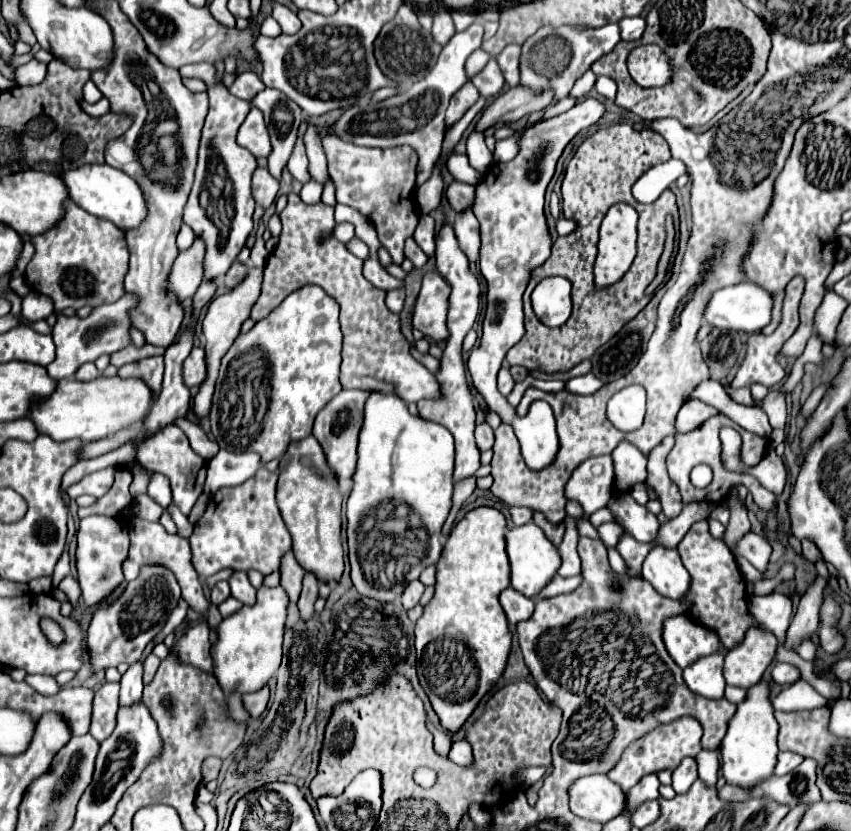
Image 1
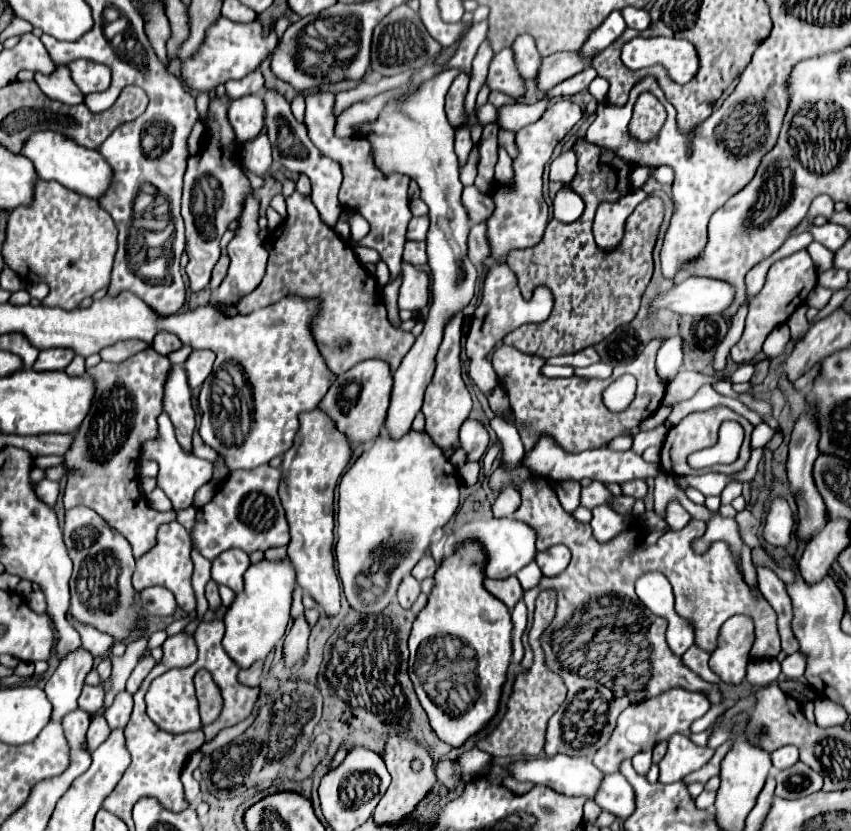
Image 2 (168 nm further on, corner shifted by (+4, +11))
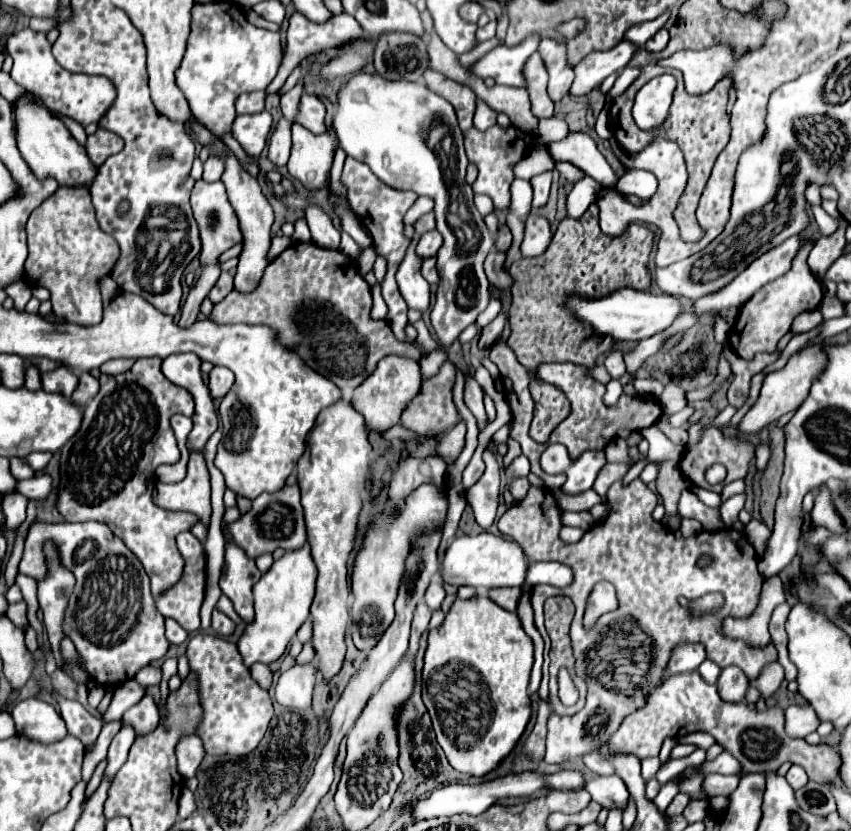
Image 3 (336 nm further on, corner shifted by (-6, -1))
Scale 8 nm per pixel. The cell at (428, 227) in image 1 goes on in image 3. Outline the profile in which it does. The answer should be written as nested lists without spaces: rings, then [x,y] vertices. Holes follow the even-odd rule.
[[[429,230],[429,232],[421,234],[421,238],[417,242],[416,254],[422,258],[435,256],[437,250],[441,248],[441,242],[443,242],[441,234],[437,230]]]

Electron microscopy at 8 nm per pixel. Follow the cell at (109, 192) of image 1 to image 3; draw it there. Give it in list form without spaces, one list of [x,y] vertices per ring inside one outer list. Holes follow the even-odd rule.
[[[31,94],[17,98],[13,104],[13,112],[17,114],[17,148],[27,162],[27,166],[33,170],[33,174],[39,180],[53,178],[59,186],[91,186],[97,176],[97,166],[87,156],[85,148],[77,144],[77,140],[71,136],[71,132],[65,128],[65,124],[59,118],[53,118],[45,108],[39,108]]]

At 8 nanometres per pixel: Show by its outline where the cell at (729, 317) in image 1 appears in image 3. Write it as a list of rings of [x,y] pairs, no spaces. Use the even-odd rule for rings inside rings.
[[[623,288],[617,290],[605,298],[599,300],[583,300],[577,296],[571,296],[569,300],[569,308],[587,324],[591,324],[595,328],[597,334],[601,336],[613,336],[617,340],[643,340],[649,338],[665,328],[669,328],[675,318],[685,312],[687,308],[683,306],[681,298],[671,296],[671,294],[651,294],[651,292],[639,292],[633,288]]]

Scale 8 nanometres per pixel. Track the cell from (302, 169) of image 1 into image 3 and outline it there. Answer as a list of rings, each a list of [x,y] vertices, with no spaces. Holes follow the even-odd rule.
[[[309,204],[305,208],[305,218],[311,230],[311,240],[321,246],[321,248],[339,248],[339,230],[333,226],[331,216],[319,206],[319,204]]]

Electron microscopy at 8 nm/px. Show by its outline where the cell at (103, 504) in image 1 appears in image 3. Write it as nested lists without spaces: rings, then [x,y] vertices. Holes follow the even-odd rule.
[[[139,358],[125,374],[101,374],[99,382],[101,388],[97,396],[85,406],[79,434],[75,434],[75,438],[71,438],[71,442],[61,450],[61,486],[57,506],[67,522],[105,522],[141,560],[151,580],[151,592],[159,594],[159,590],[173,586],[183,572],[183,558],[175,546],[175,536],[183,530],[191,530],[191,526],[199,522],[195,514],[167,512],[153,504],[155,468],[161,464],[175,464],[179,460],[179,448],[169,426],[169,418],[173,414],[193,416],[193,398],[185,388],[163,378],[161,358]]]

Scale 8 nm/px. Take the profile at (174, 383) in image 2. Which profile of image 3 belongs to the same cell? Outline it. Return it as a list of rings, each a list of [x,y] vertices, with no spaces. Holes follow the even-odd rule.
[[[199,450],[189,452],[187,476],[179,484],[155,484],[155,504],[169,510],[187,510],[199,516],[201,522],[209,524],[211,502],[209,502],[209,470]]]

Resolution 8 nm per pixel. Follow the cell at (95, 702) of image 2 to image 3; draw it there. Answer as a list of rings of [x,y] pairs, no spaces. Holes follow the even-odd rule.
[[[127,680],[121,686],[117,686],[109,708],[101,714],[103,722],[119,720],[127,708],[131,708],[133,704],[139,702],[139,698],[143,698],[143,694],[145,694],[145,688],[139,686],[135,680]]]

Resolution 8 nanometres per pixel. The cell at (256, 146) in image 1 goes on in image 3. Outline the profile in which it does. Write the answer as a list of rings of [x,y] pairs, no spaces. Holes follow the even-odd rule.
[[[263,110],[259,114],[243,114],[233,122],[233,138],[243,146],[243,150],[251,156],[259,156],[267,144],[269,132],[273,126],[273,116]]]

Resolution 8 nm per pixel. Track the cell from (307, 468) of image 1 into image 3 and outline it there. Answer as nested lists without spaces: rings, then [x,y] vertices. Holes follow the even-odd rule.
[[[341,398],[339,404],[323,410],[317,416],[315,426],[311,428],[307,436],[307,450],[299,460],[299,474],[297,482],[301,488],[301,506],[305,512],[305,528],[307,528],[307,542],[311,546],[311,558],[319,570],[317,576],[317,590],[315,600],[311,604],[311,618],[313,618],[313,646],[317,650],[317,670],[319,674],[329,680],[335,676],[343,664],[345,658],[345,630],[349,624],[349,570],[347,560],[353,550],[353,536],[357,526],[357,516],[361,510],[361,494],[365,490],[365,480],[369,472],[369,456],[371,456],[371,444],[367,440],[367,430],[363,426],[363,416],[355,410],[351,410],[351,404],[347,398]]]

